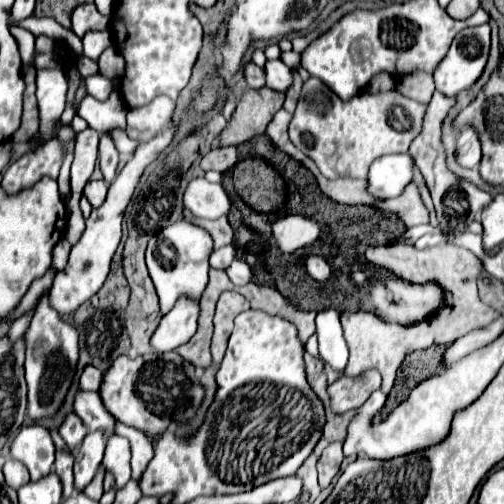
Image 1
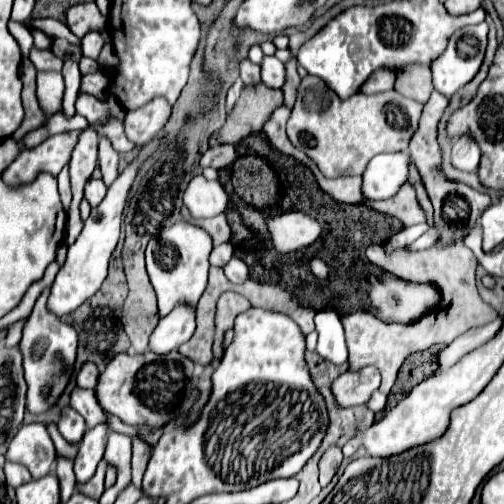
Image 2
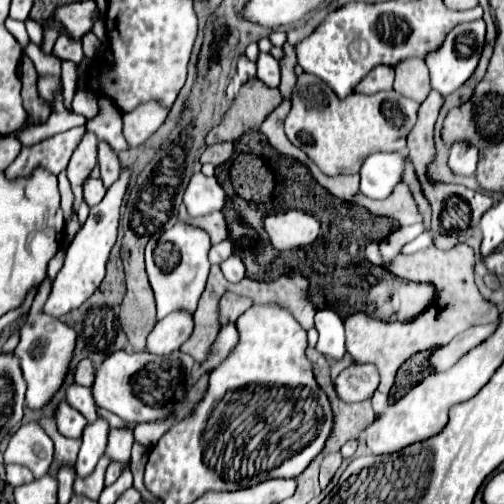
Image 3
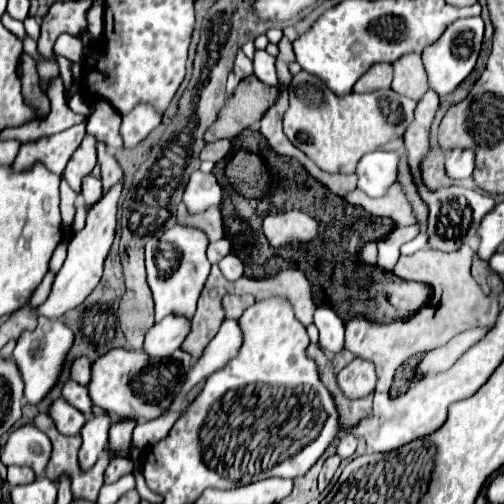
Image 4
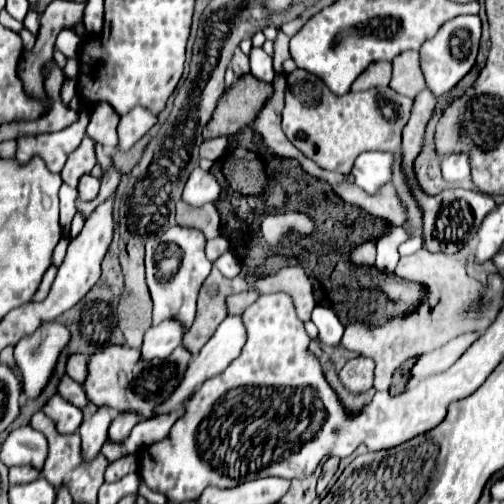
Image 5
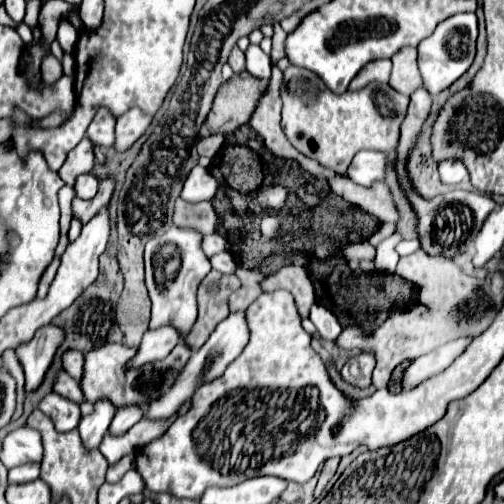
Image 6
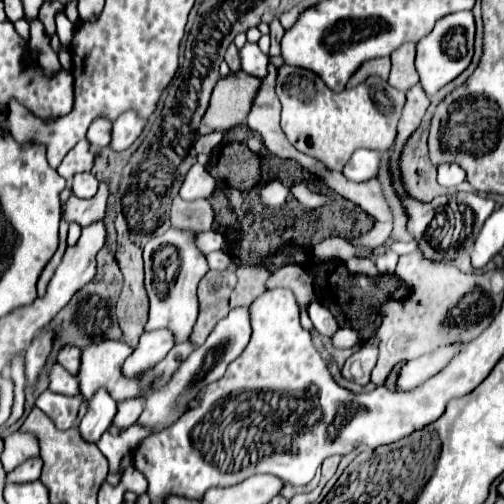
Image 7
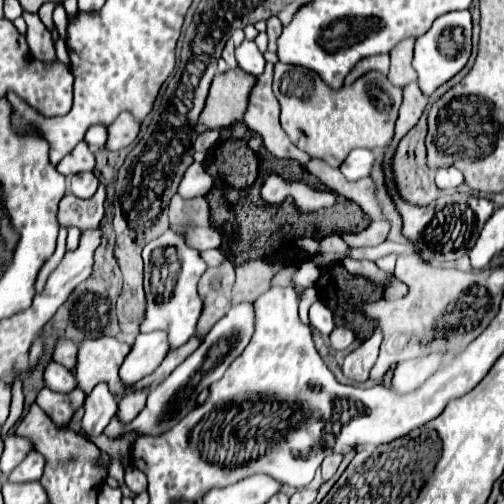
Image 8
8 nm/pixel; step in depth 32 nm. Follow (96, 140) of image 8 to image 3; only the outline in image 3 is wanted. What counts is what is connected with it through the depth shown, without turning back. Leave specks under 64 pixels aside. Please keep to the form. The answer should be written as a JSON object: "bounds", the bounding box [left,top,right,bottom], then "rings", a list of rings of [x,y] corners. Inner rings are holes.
{"bounds":[86,96,128,152],"rings":[[[98,96],[98,114],[86,122],[86,130],[94,132],[100,140],[106,140],[114,152],[128,150],[122,136],[122,116],[106,96]]]}

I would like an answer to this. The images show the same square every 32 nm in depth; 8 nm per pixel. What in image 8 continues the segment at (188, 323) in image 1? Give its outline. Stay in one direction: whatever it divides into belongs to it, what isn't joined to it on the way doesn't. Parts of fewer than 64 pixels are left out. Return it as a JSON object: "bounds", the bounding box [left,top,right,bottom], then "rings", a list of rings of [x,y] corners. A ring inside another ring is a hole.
{"bounds":[120,332,168,388],"rings":[[[164,332],[138,334],[128,356],[120,366],[120,378],[124,388],[140,382],[144,376],[150,376],[158,364],[168,354],[168,340],[164,340]]]}

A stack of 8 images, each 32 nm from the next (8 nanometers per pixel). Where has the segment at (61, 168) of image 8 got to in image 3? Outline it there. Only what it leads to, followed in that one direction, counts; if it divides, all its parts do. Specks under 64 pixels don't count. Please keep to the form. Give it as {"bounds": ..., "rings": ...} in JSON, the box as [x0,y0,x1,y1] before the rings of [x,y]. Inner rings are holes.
{"bounds":[66,132,98,210],"rings":[[[86,132],[84,138],[82,138],[82,142],[80,142],[80,146],[74,150],[68,168],[66,168],[72,192],[76,196],[74,210],[82,202],[82,184],[90,176],[92,168],[96,166],[96,146],[98,146],[98,138],[92,132]]]}

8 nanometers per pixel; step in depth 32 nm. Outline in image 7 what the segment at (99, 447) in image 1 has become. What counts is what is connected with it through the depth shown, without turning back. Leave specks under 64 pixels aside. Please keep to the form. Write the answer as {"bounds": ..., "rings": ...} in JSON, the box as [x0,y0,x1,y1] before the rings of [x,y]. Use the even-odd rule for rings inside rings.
{"bounds":[80,388,116,442],"rings":[[[98,388],[94,396],[88,400],[88,412],[80,422],[80,434],[88,442],[96,442],[112,424],[116,416],[116,400],[106,392],[106,388]]]}

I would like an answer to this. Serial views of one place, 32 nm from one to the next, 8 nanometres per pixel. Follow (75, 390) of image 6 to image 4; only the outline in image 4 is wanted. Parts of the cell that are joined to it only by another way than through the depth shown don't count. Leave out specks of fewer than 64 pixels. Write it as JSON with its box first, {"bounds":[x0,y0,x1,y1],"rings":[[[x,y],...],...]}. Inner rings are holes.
{"bounds":[62,380,92,418],"rings":[[[68,380],[62,384],[62,398],[70,404],[74,404],[74,408],[78,408],[82,414],[86,414],[88,418],[92,418],[92,400],[88,400],[88,390],[86,386],[76,384],[74,380]]]}

